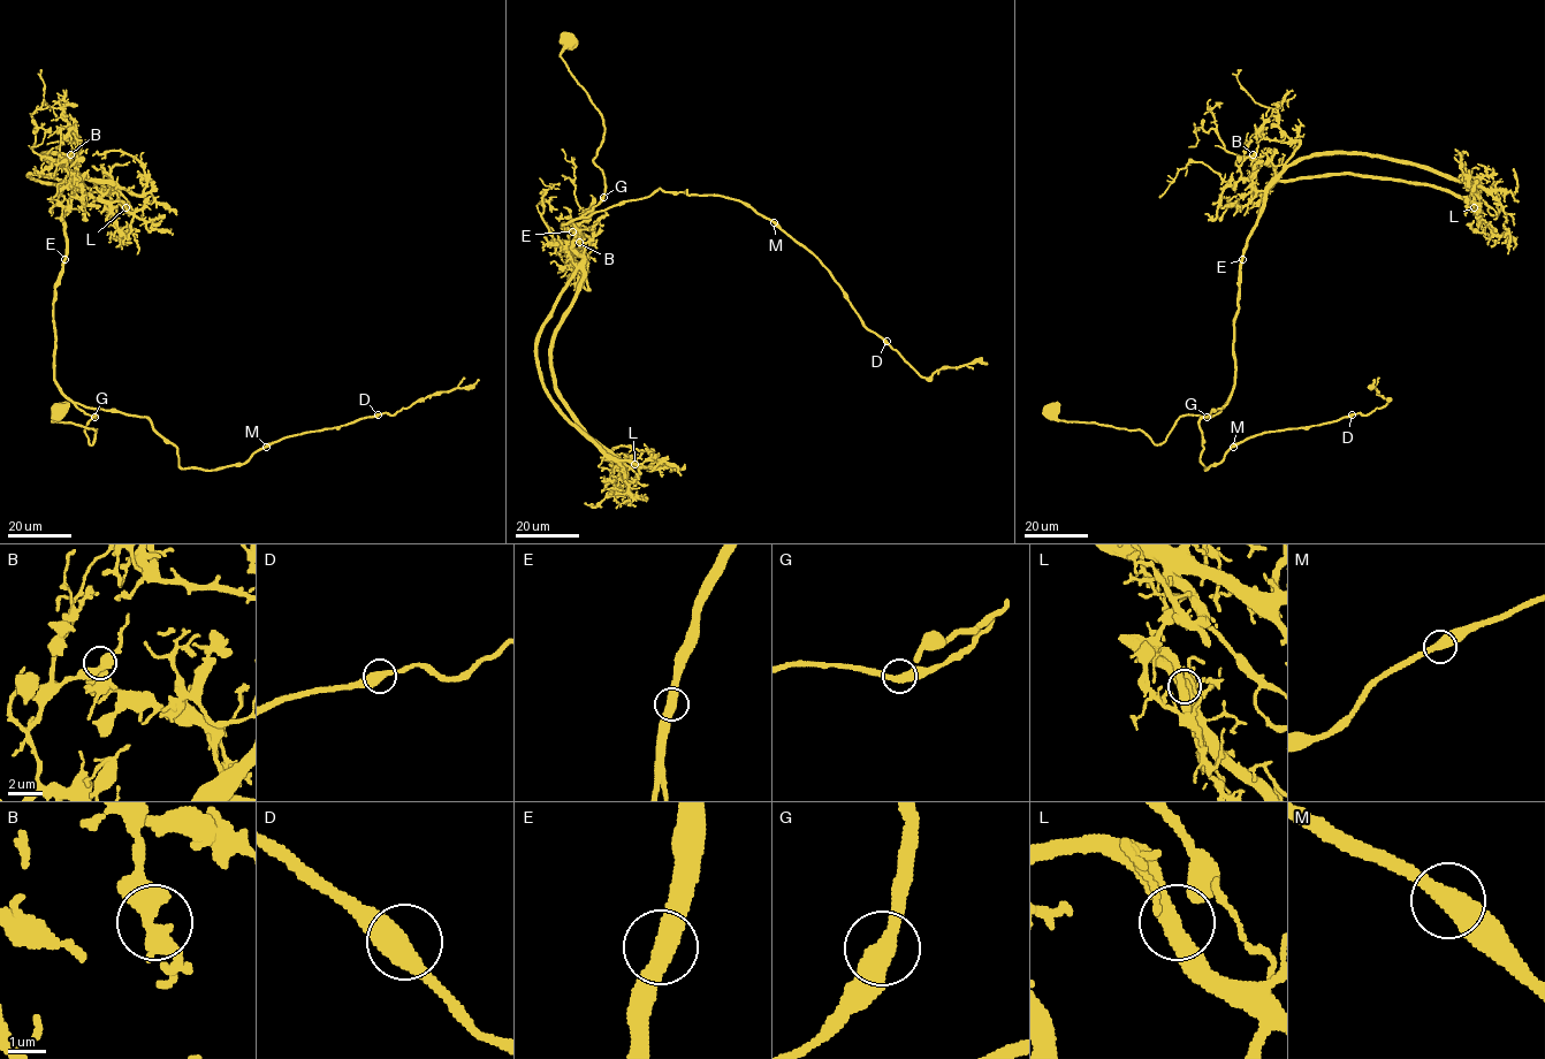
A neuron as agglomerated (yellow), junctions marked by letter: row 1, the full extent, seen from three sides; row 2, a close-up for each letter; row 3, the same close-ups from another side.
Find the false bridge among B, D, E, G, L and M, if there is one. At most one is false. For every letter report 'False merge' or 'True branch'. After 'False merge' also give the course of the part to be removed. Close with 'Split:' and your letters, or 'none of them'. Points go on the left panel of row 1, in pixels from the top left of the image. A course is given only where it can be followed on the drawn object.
B: True branch
D: True branch
E: True branch
G: True branch
L: True branch
M: True branch
Split: none of them

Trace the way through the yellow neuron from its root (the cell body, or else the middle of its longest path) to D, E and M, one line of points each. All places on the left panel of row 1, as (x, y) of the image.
D: (59, 412), (97, 429), (91, 444), (97, 416), (75, 403), (146, 417), (181, 469), (207, 470), (378, 414)
E: (59, 412), (52, 421), (97, 429), (93, 443), (85, 427), (97, 416), (54, 379), (65, 259)
M: (59, 412), (97, 429), (91, 444), (97, 416), (75, 403), (146, 417), (181, 469), (266, 447)

